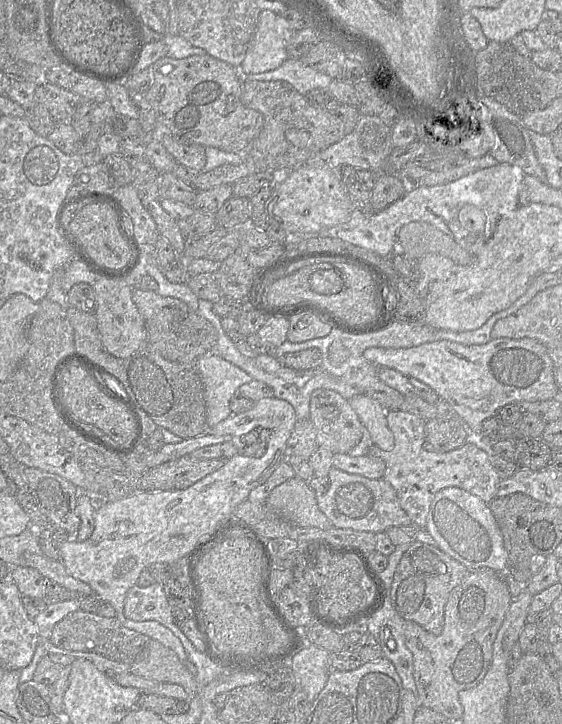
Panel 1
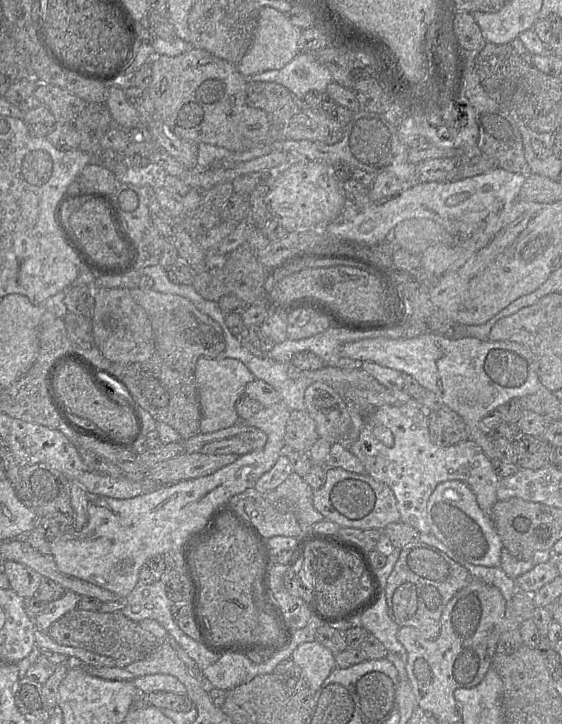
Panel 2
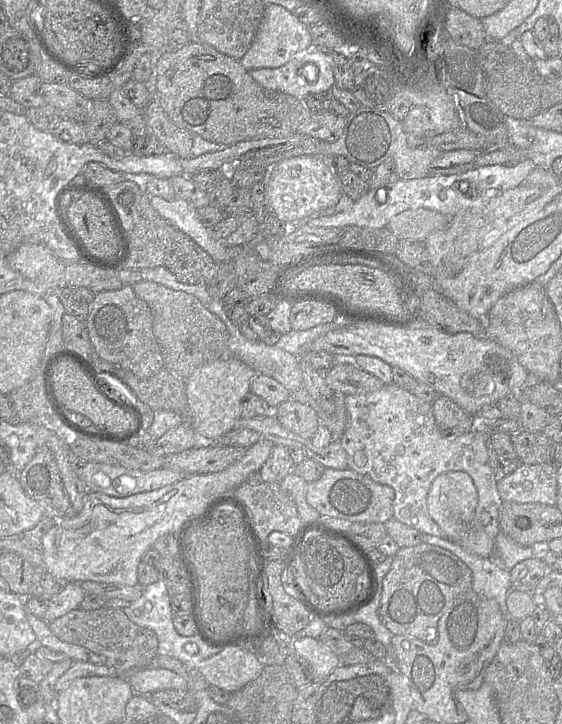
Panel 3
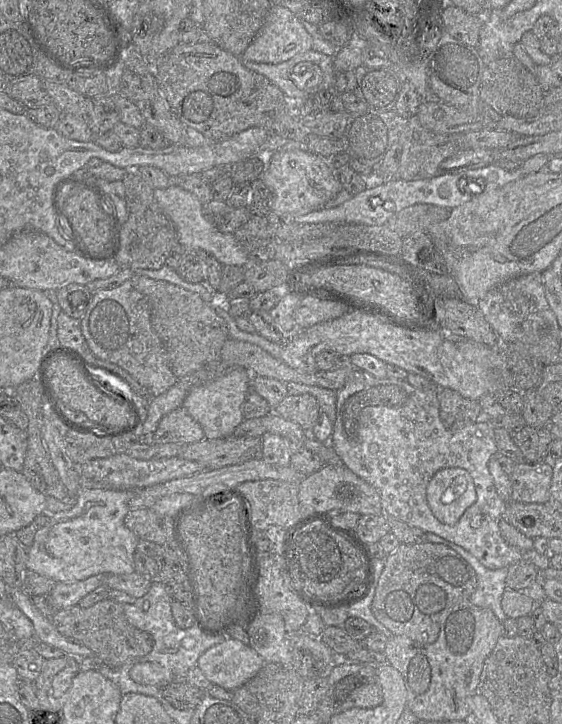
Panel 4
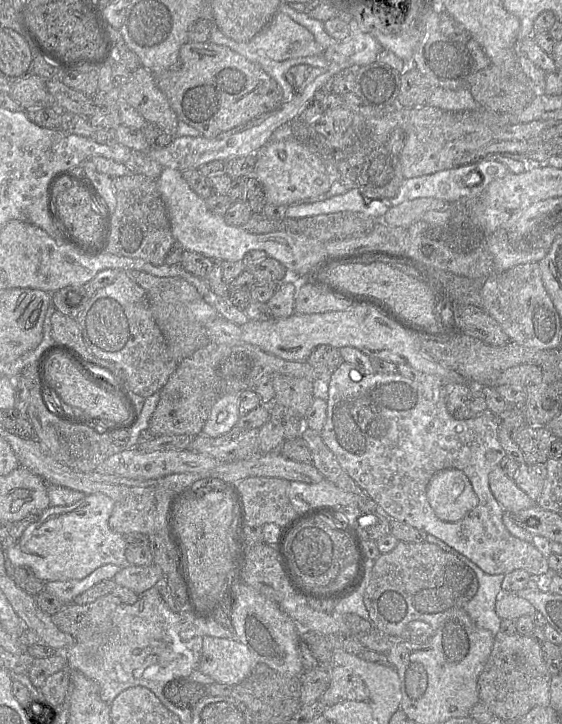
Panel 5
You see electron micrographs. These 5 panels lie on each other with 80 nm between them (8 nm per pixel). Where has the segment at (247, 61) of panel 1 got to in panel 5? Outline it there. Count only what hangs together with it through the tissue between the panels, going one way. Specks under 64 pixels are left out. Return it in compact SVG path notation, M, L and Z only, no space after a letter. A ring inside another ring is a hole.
M277 12L248 43L260 55L274 61L323 56L325 53L311 32L282 12Z

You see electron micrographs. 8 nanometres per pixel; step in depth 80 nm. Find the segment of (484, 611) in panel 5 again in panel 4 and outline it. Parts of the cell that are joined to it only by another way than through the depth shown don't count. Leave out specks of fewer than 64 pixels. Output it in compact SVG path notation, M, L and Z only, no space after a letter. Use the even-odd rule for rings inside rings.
M426 532L426 539L429 543L443 544L451 548L470 564L478 580L478 586L471 595L470 602L476 606L492 610L495 616L501 622L504 622L507 616L501 607L501 600L507 589L505 580L508 574L508 568L489 569L461 546L449 542L434 533Z

